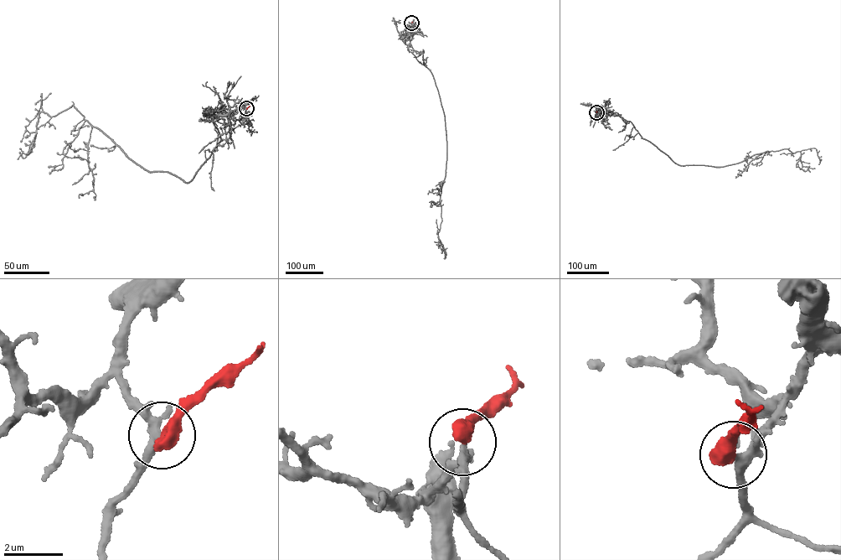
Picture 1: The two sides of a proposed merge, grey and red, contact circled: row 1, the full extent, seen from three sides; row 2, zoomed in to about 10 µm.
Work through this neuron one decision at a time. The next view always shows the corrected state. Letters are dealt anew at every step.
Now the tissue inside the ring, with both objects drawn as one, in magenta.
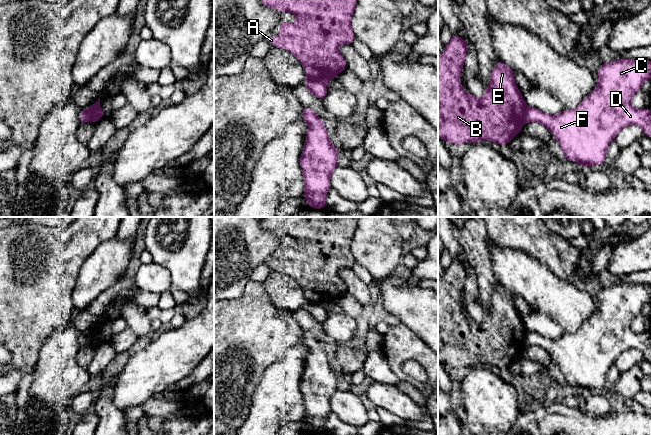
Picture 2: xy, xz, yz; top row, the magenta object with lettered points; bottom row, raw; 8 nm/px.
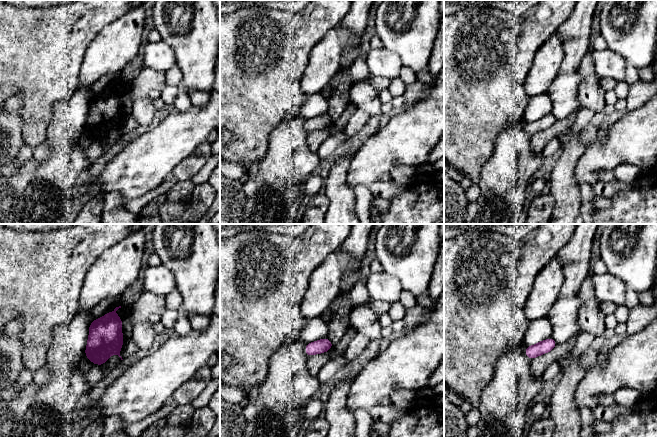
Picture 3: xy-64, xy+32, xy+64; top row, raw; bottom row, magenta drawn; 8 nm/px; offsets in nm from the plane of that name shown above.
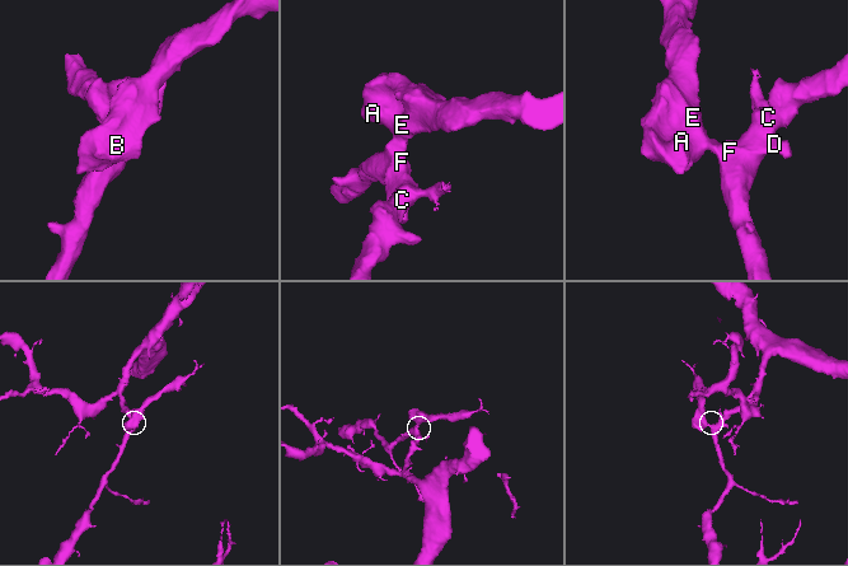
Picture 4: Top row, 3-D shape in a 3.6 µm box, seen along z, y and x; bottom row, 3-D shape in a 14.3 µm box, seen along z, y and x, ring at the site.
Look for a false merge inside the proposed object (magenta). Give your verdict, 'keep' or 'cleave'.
cleave

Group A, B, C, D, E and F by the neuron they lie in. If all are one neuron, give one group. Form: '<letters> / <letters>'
A B E / C D F

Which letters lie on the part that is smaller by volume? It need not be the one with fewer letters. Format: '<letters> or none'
A, B, E

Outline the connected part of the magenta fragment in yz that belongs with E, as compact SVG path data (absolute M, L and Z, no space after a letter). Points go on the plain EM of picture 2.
M452 258L443 277L438 281L438 361L444 366L462 368L492 365L501 370L520 357L526 347L527 329L515 305L514 296L503 286L498 285L490 298L489 312L478 323L467 317L459 302L464 291L467 267L456 258Z

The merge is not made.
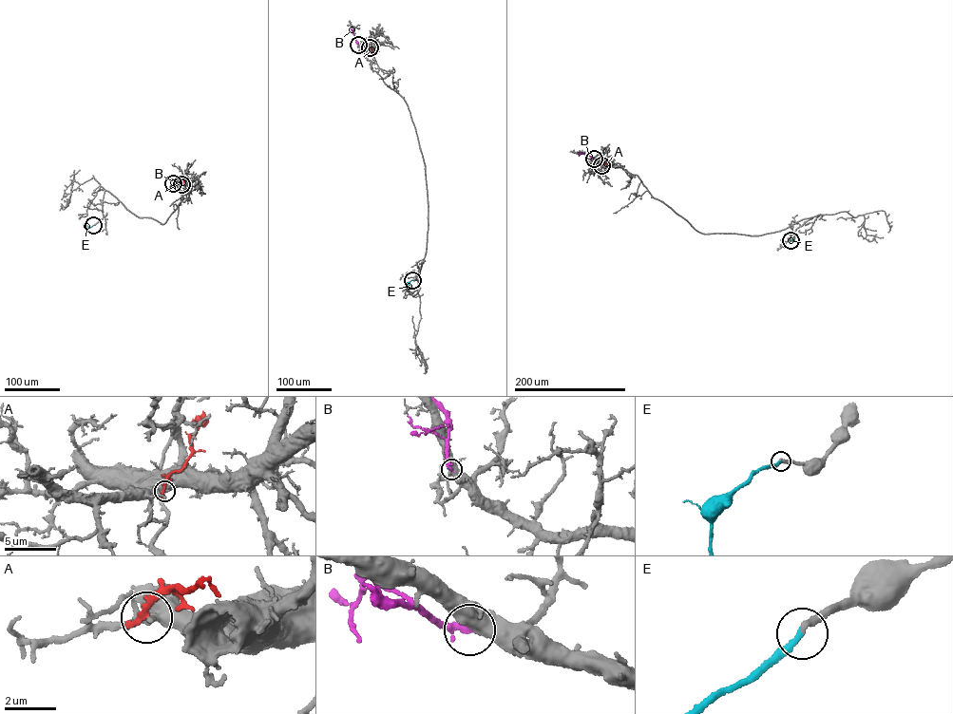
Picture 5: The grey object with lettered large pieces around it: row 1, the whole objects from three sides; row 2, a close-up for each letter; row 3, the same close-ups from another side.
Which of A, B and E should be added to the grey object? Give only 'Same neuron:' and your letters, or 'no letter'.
Same neuron: E

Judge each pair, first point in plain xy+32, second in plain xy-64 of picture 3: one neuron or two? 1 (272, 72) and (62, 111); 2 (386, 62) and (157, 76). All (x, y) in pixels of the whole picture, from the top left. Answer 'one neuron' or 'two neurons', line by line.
1: two neurons
2: two neurons

